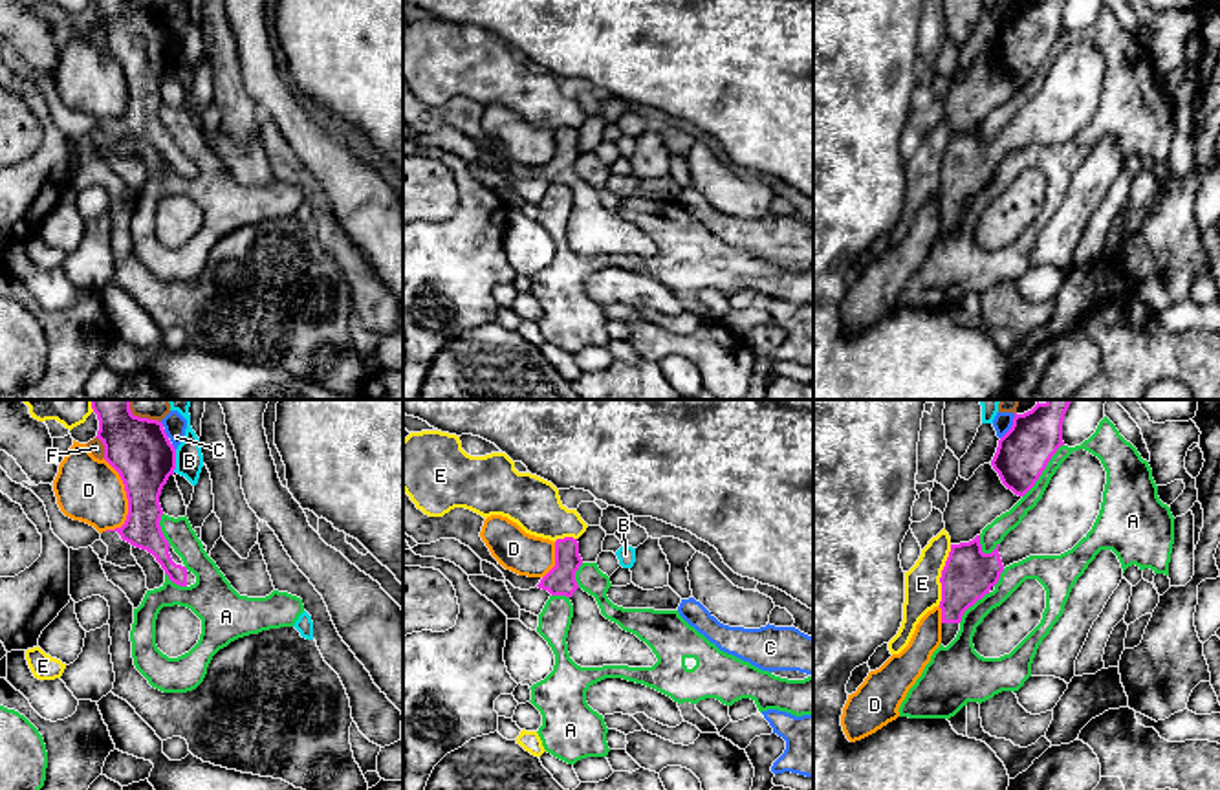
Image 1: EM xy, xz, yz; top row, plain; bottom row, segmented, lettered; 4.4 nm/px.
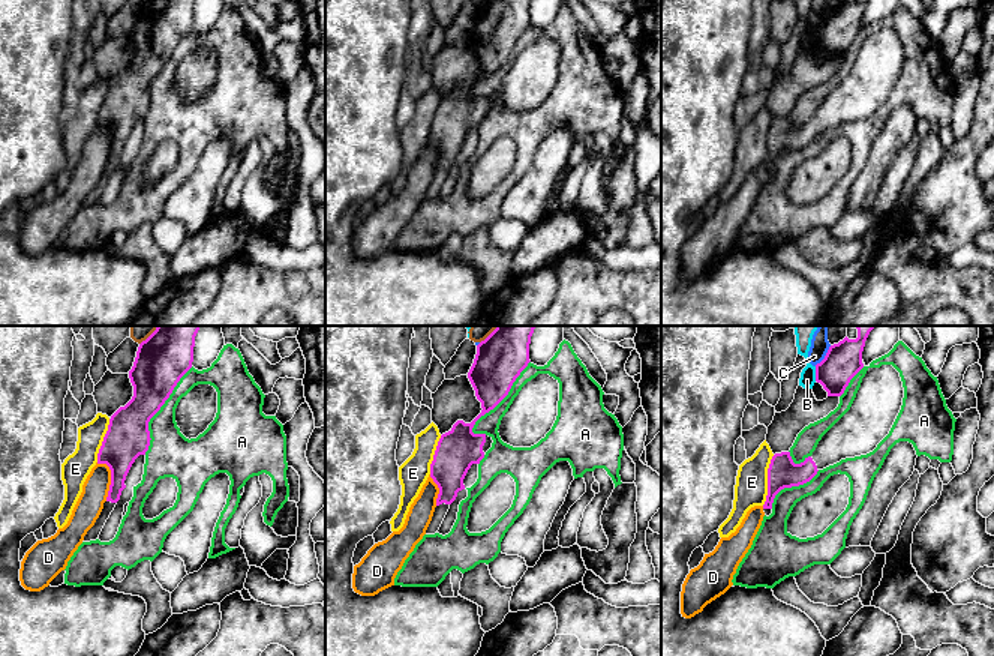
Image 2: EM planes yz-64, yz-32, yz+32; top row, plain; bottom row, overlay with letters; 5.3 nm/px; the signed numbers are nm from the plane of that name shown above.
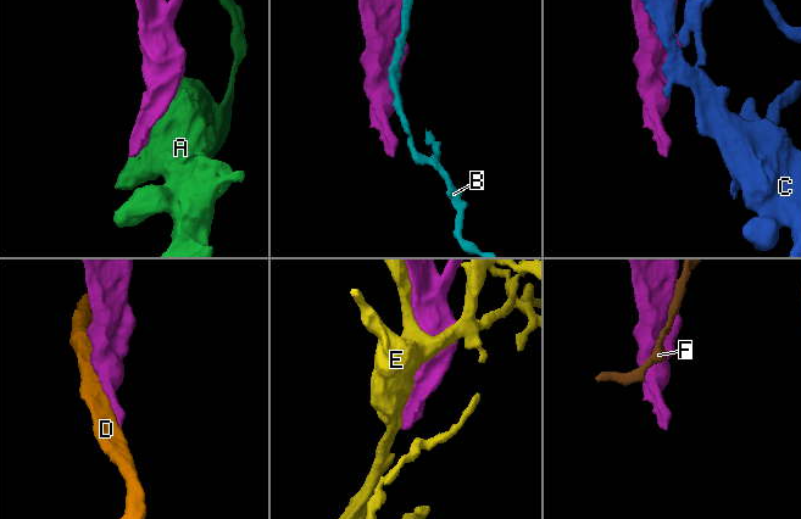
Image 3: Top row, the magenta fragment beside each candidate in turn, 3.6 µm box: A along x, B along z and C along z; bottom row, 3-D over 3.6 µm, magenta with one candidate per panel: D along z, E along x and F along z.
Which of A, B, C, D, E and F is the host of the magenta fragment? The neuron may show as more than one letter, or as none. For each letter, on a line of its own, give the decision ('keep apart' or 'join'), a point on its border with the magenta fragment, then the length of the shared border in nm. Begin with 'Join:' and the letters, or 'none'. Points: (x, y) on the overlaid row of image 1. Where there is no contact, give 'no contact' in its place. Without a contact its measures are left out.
Join: none
A: keep apart; contact yz (1043, 470); length 300 nm
B: keep apart; contact xy (174, 460); length 110 nm
C: keep apart; contact xy (165, 433); length 50 nm
D: keep apart; contact xy (127, 495); length 320 nm
E: keep apart; contact yz (942, 574); length 280 nm
F: keep apart; contact xy (105, 448); length 100 nm

